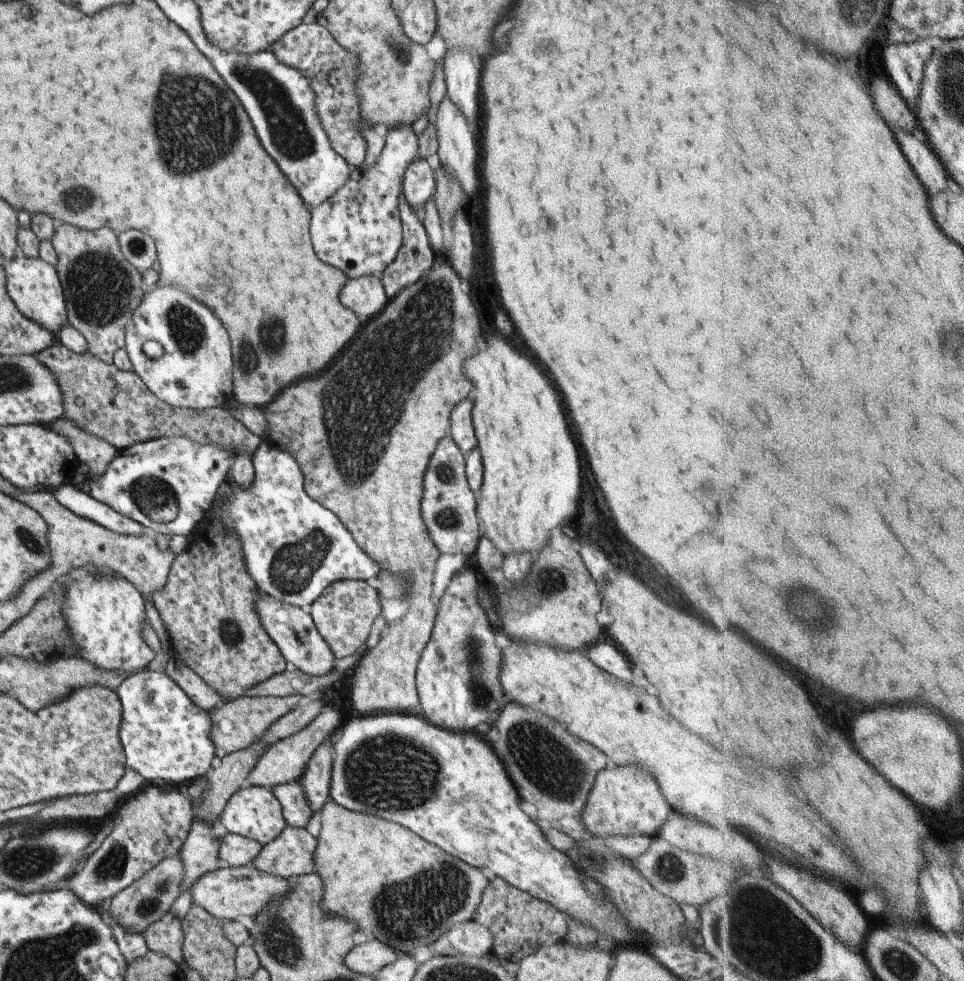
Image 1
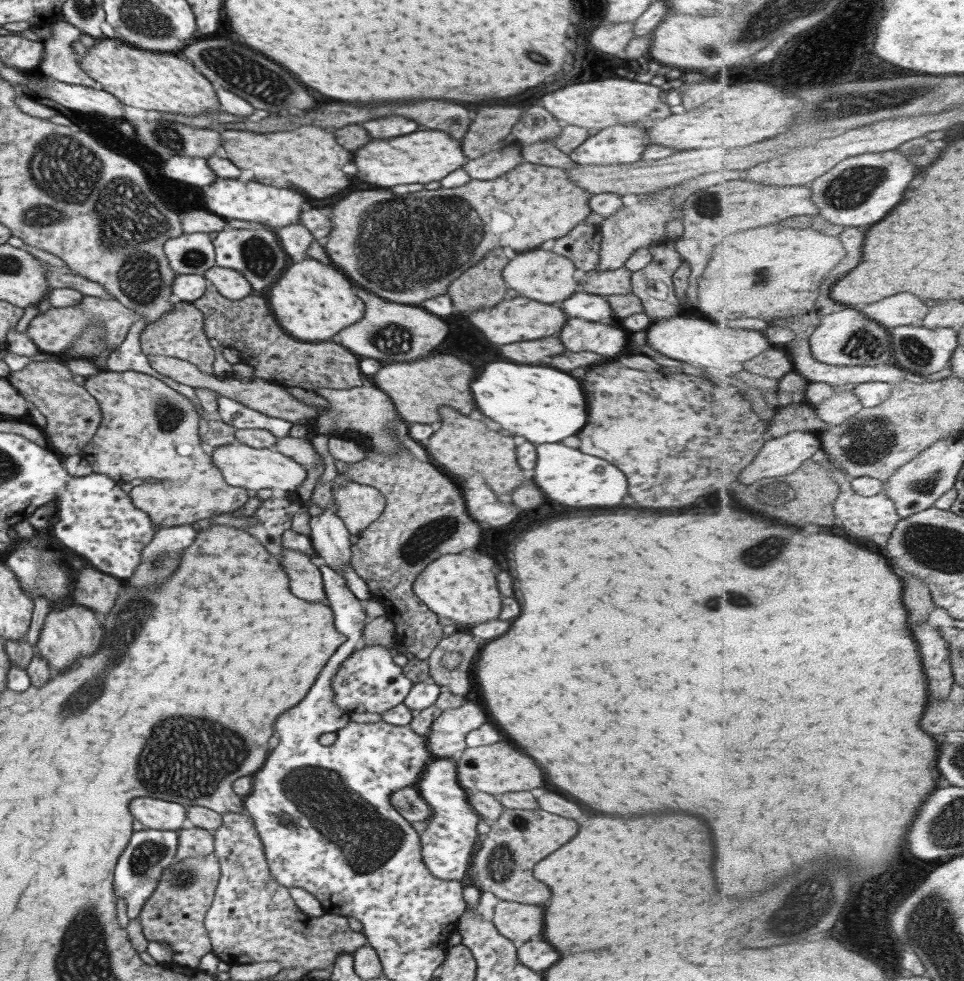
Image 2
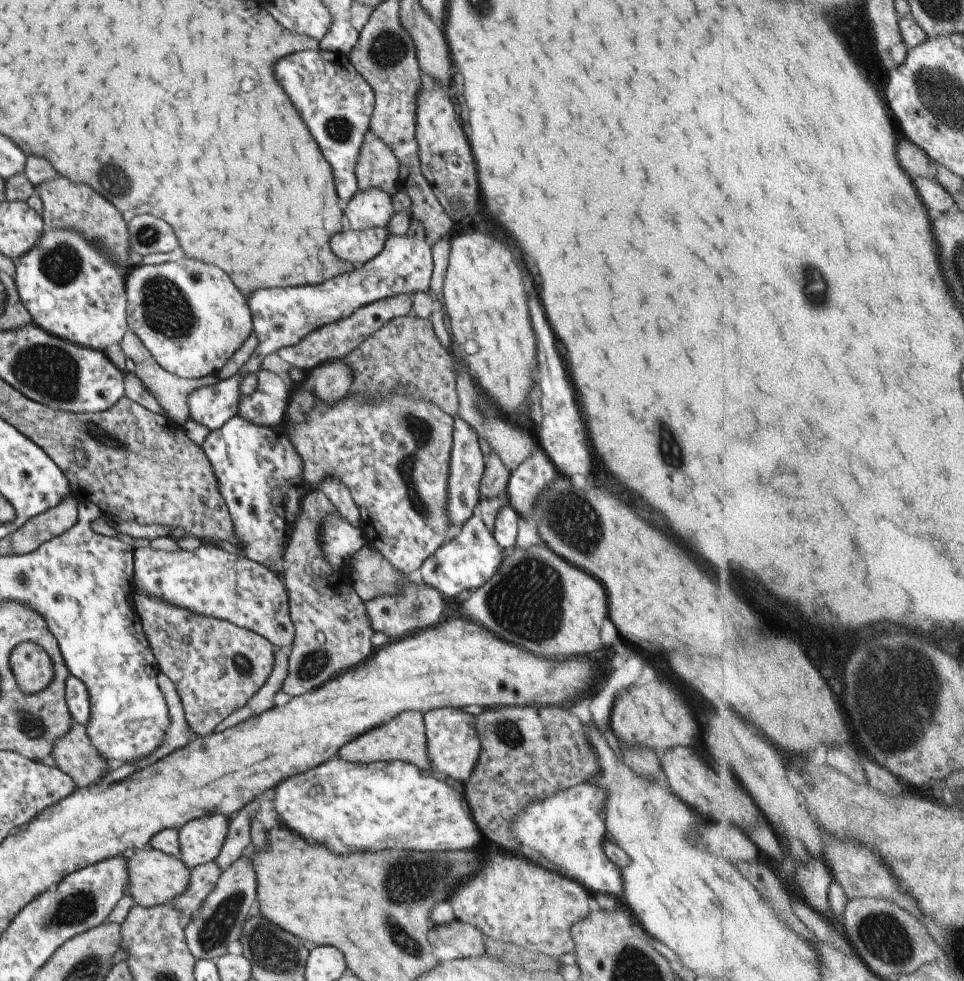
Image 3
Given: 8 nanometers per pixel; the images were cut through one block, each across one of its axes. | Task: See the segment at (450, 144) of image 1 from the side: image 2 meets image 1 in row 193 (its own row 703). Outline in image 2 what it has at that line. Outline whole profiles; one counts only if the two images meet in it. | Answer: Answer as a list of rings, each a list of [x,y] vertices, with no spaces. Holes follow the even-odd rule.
[[[473,702],[441,711],[431,723],[426,750],[433,758],[458,759],[466,748],[465,735],[485,722],[485,714]]]

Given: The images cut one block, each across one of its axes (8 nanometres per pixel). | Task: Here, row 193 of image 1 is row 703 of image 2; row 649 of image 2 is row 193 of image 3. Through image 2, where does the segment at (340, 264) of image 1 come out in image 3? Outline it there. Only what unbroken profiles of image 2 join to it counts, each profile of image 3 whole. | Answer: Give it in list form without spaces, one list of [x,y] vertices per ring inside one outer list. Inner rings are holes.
[[[364,189],[357,192],[343,208],[342,214],[347,217],[347,222],[353,231],[364,230],[372,227],[385,227],[393,213],[390,197],[378,189]]]

